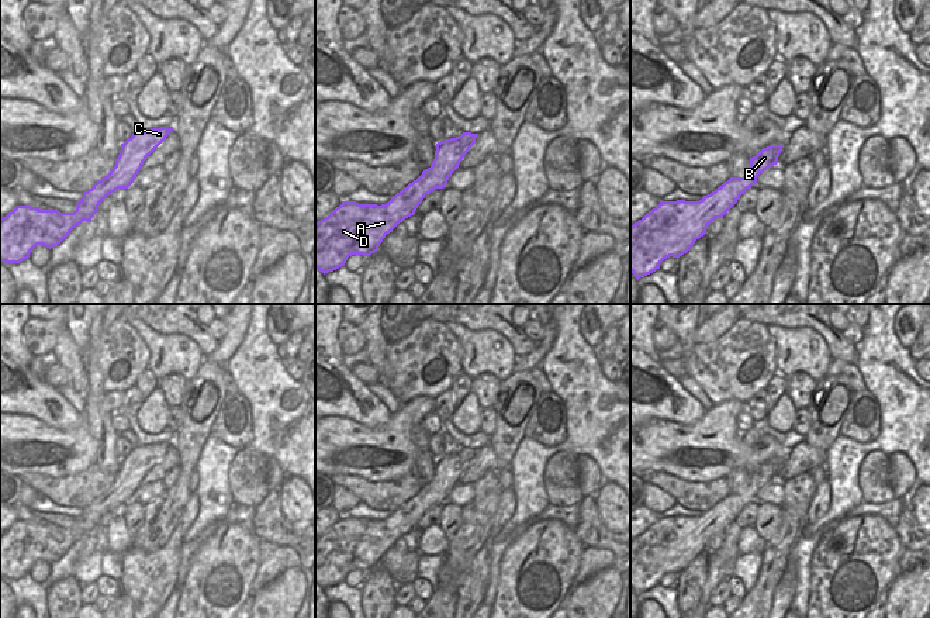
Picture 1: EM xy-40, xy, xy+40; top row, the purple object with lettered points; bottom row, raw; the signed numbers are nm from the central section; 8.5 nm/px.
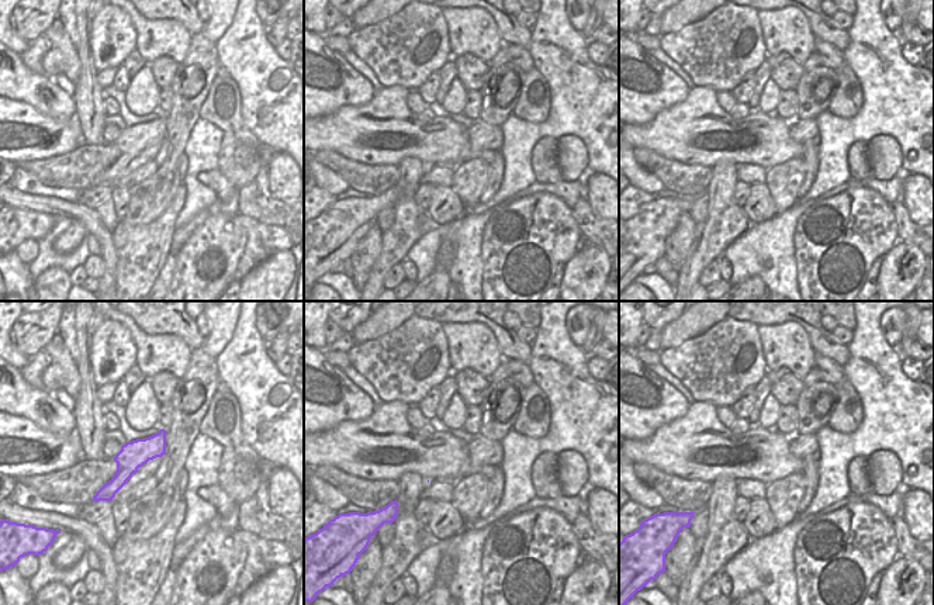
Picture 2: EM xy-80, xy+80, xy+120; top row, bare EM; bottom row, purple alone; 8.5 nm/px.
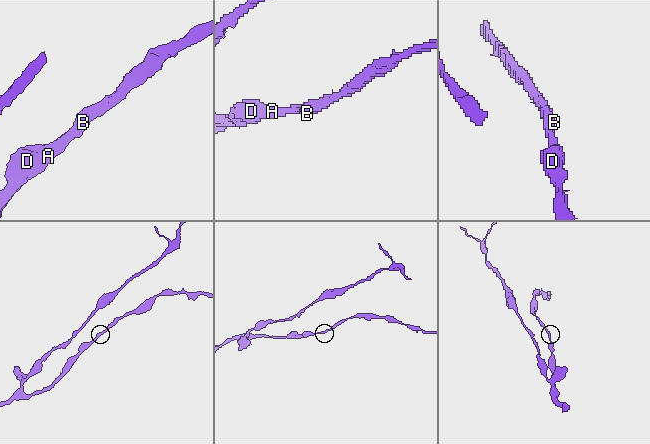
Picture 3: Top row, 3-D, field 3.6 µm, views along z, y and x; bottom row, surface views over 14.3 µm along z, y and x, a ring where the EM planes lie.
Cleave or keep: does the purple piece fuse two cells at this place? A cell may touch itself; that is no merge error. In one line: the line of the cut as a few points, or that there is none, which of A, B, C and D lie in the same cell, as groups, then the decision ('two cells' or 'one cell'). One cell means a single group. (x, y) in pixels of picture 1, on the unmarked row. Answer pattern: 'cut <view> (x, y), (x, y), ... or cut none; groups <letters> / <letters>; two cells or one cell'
cut none; groups A B C D; one cell

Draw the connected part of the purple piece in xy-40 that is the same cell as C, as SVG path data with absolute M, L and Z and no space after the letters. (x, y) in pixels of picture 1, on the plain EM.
M169 442L135 446L124 459L115 481L107 491L83 508L73 528L17 521L0 534L0 577L20 579L37 560L58 562L83 536L91 536L100 518L118 504L128 504L146 473L173 446Z

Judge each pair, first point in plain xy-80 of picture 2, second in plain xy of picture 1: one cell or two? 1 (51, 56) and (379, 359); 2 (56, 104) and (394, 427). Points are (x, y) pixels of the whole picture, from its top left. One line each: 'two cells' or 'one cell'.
1: two cells
2: two cells

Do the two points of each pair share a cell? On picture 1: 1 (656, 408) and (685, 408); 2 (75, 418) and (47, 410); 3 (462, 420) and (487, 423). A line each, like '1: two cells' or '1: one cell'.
1: one cell
2: one cell
3: two cells

